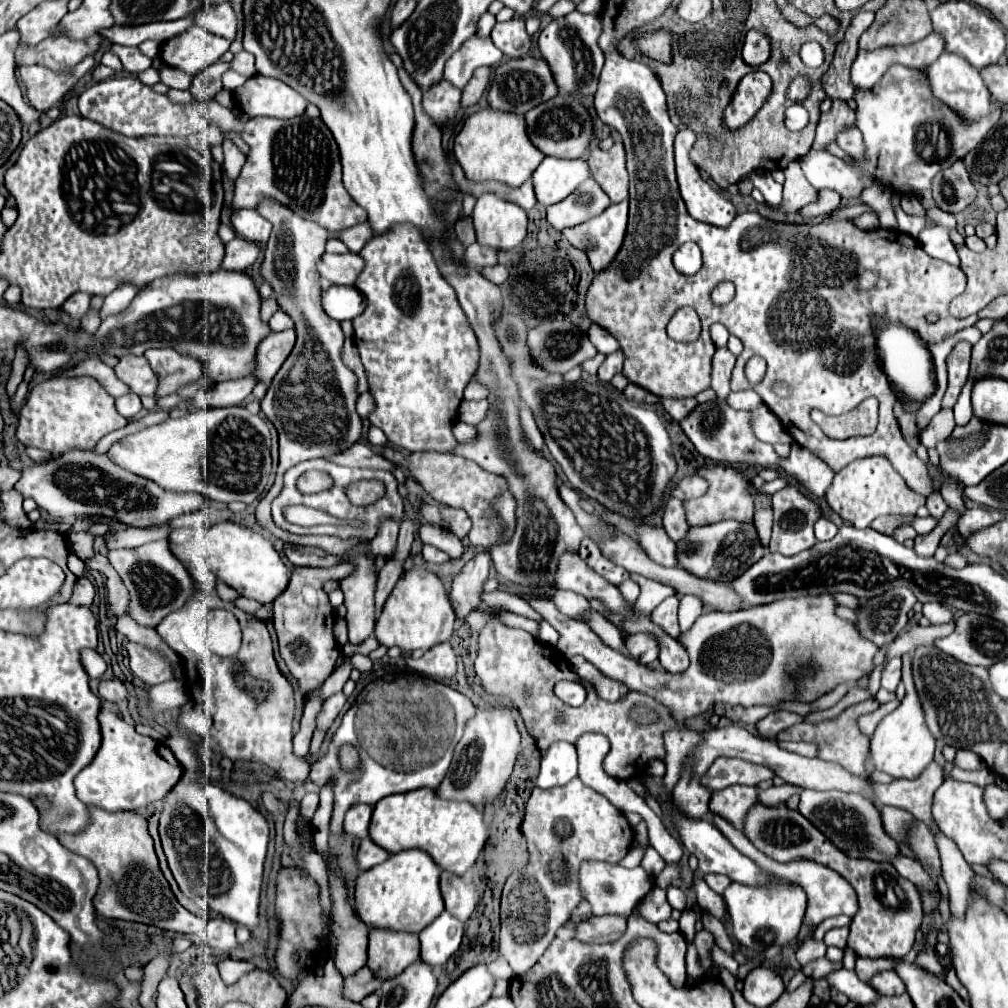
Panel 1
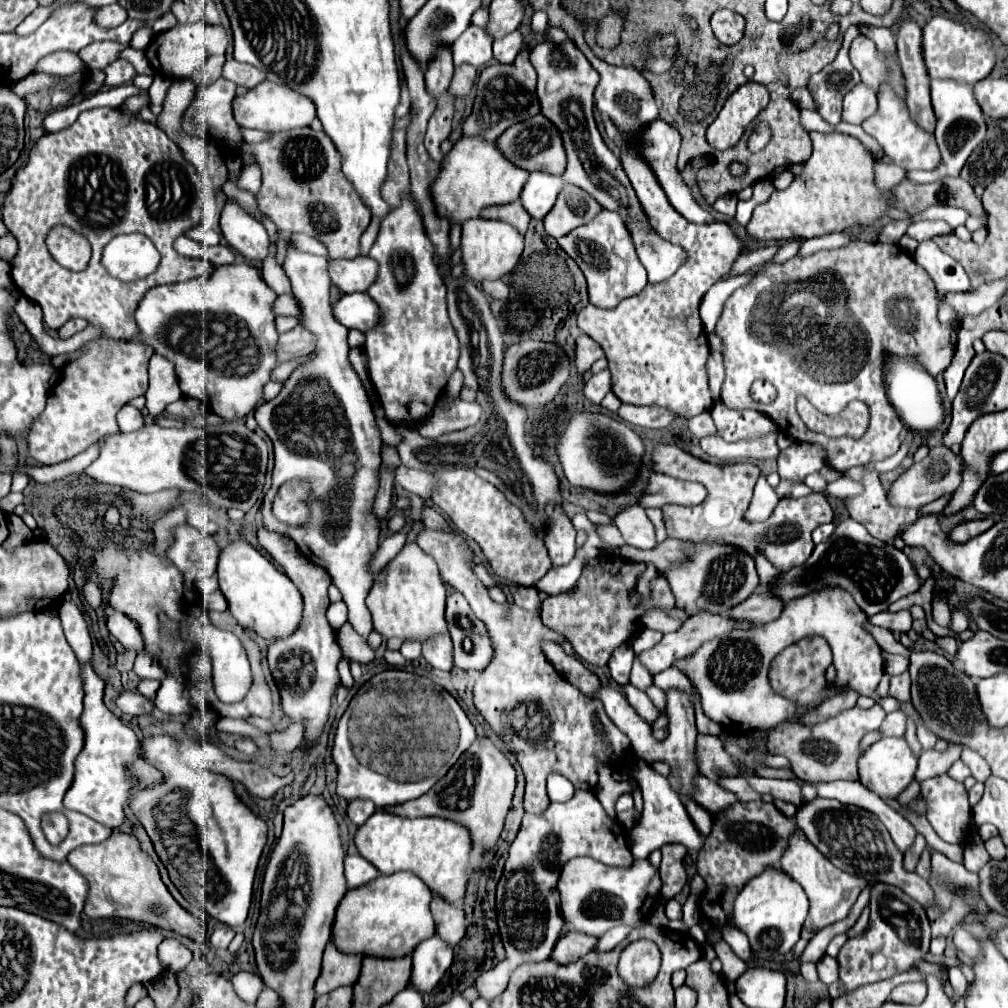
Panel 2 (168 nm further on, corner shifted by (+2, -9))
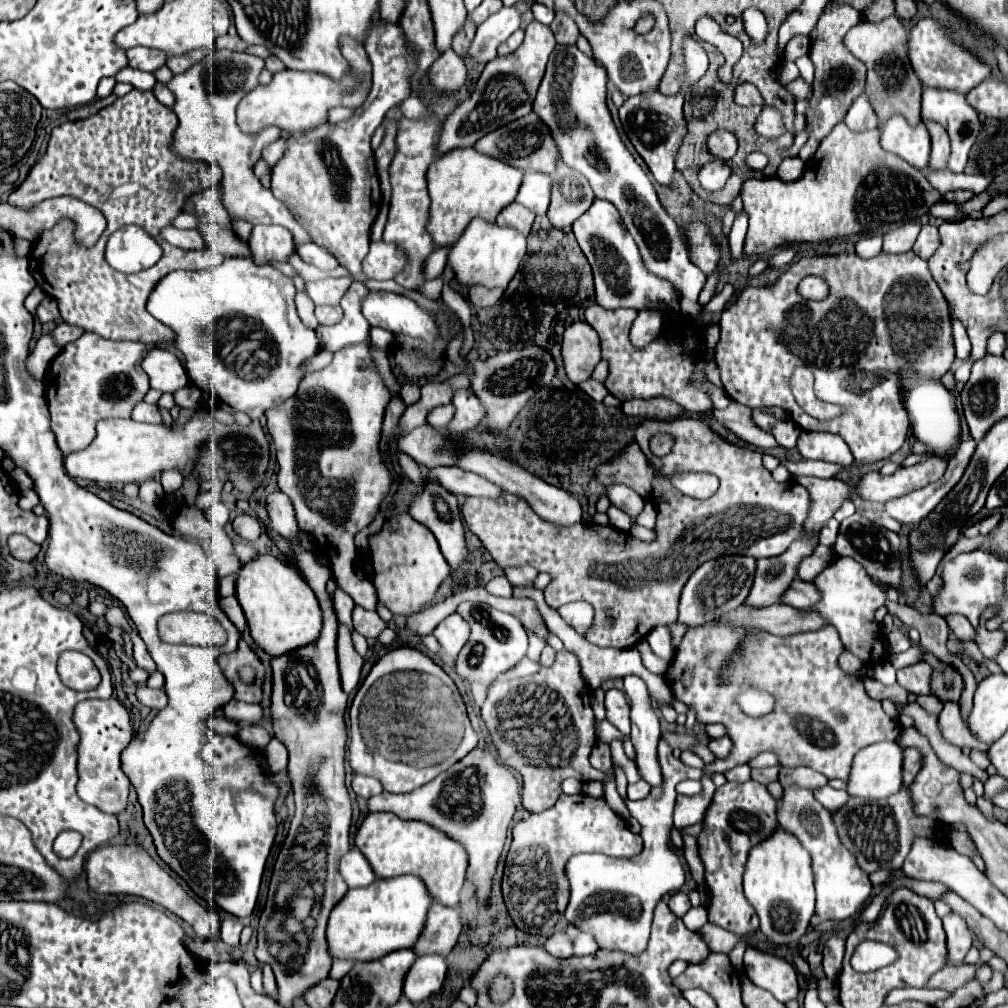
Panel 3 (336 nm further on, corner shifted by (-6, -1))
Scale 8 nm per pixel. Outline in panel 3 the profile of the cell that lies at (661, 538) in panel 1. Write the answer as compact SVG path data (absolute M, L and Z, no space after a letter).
M611 484L607 488L607 492L609 492L611 504L615 504L623 512L627 512L631 516L631 520L635 522L637 516L641 514L641 510L643 510L643 506L645 506L645 500L635 490L631 490L623 484Z

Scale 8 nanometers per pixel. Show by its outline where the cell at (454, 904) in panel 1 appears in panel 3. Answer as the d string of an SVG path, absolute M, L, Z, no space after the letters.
M433 902L427 914L427 926L423 936L415 944L415 954L443 954L447 956L463 930L459 908L447 908L439 902Z

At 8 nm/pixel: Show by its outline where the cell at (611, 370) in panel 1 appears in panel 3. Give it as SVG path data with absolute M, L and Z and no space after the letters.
M589 378L589 380L585 380L585 382L581 382L579 384L579 388L583 390L583 392L587 392L593 400L597 400L597 402L601 402L609 392L607 392L607 388L605 388L605 384L601 384L601 382L597 382L595 378Z

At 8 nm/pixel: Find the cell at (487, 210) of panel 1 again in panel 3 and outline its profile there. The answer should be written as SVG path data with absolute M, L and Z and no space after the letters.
M475 218L469 222L461 238L451 246L449 264L455 270L455 276L463 284L483 284L487 288L507 288L509 280L519 270L519 264L527 252L527 236L515 232L515 228L503 228L497 222L487 222Z

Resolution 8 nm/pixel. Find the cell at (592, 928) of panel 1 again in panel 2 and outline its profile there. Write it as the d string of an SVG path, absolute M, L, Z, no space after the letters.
M567 932L567 934L563 934L563 936L557 940L551 958L553 958L555 962L559 962L559 964L575 962L575 960L579 960L581 956L593 952L595 944L597 944L597 938L593 938L593 936L579 934L579 932Z

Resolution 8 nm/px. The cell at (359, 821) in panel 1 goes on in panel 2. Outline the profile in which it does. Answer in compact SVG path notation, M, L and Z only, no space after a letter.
M351 800L347 806L347 816L351 818L351 822L355 822L357 826L361 826L371 814L375 812L375 804L371 800Z

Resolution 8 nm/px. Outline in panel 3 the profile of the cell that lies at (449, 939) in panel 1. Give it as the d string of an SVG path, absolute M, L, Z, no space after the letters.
M425 954L415 960L411 970L405 976L403 994L413 1002L419 1004L433 992L443 986L447 974L447 958L439 954Z

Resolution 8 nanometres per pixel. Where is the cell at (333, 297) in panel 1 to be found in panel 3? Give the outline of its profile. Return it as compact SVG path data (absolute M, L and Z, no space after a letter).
M385 290L367 292L361 312L371 326L381 326L393 334L409 334L423 340L433 340L437 332L435 320L411 298L401 294Z

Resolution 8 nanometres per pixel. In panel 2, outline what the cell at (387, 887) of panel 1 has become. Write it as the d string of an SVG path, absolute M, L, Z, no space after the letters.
M413 872L377 876L369 886L349 890L343 896L331 928L333 942L345 954L355 952L375 958L411 956L419 942L435 934L435 922L429 912L431 898L431 890Z

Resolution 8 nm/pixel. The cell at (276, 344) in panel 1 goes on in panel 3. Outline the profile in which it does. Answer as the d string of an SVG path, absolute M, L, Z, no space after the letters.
M317 306L315 316L319 320L319 326L331 326L343 318L343 310L339 306Z

